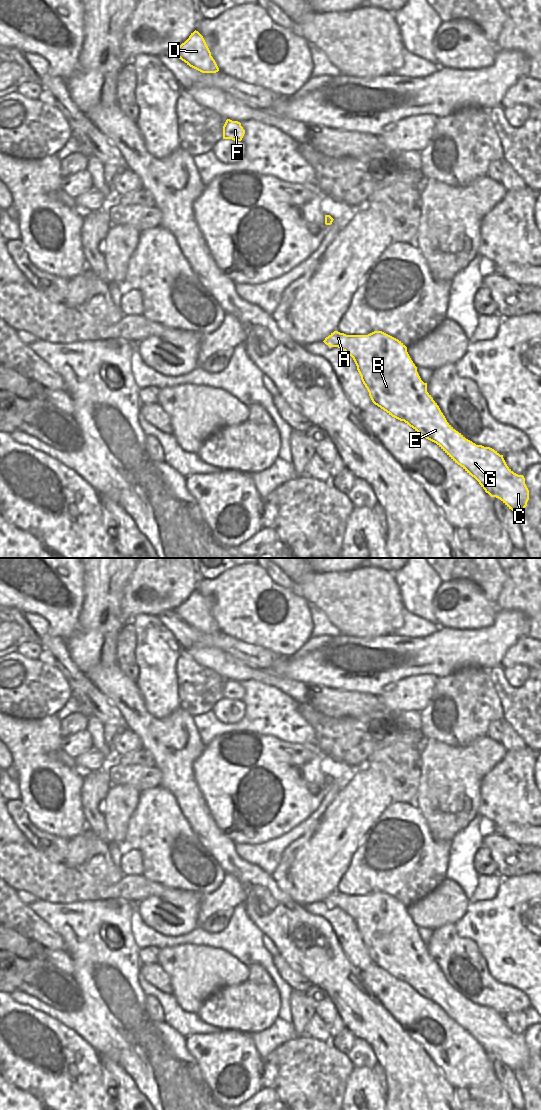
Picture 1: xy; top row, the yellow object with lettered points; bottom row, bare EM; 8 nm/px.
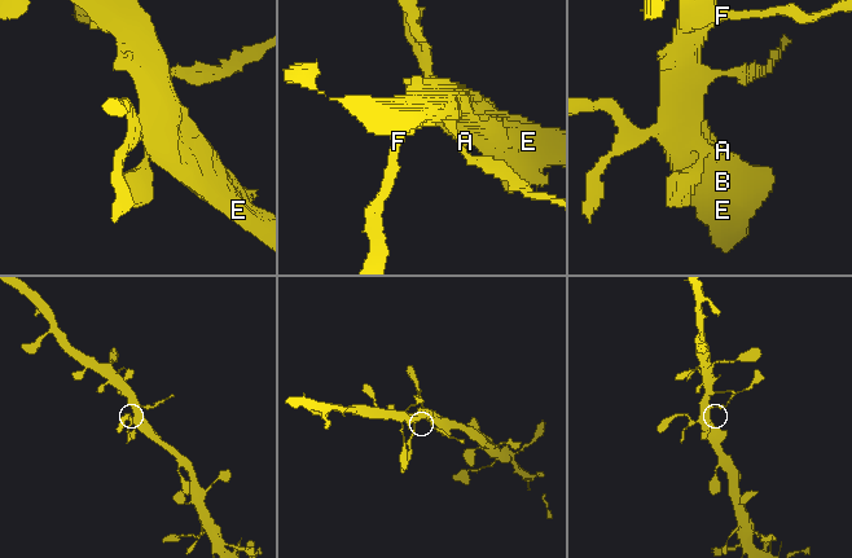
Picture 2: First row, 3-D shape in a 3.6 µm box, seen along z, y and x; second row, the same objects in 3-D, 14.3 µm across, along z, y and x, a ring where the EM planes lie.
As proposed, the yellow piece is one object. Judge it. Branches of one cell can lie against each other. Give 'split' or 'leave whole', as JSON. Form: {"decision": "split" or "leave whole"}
{"decision": "leave whole"}

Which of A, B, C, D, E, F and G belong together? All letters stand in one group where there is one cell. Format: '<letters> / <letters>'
A B C D E F G

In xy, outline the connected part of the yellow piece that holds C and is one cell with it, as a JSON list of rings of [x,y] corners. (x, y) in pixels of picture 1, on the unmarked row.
[[[334,891],[323,901],[350,915],[369,952],[372,962],[392,977],[404,981],[422,997],[436,1003],[455,1023],[474,1037],[491,1057],[500,1059],[513,1072],[524,1070],[529,1060],[529,1050],[523,1035],[514,1033],[503,1015],[490,1007],[476,1005],[456,991],[446,980],[437,963],[427,952],[417,927],[411,920],[407,907],[398,899],[382,892],[368,895],[346,895]]]

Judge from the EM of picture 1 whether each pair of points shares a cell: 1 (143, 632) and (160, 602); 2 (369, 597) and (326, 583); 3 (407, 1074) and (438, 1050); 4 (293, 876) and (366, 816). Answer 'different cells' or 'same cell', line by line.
1: different cells
2: same cell
3: different cells
4: same cell

